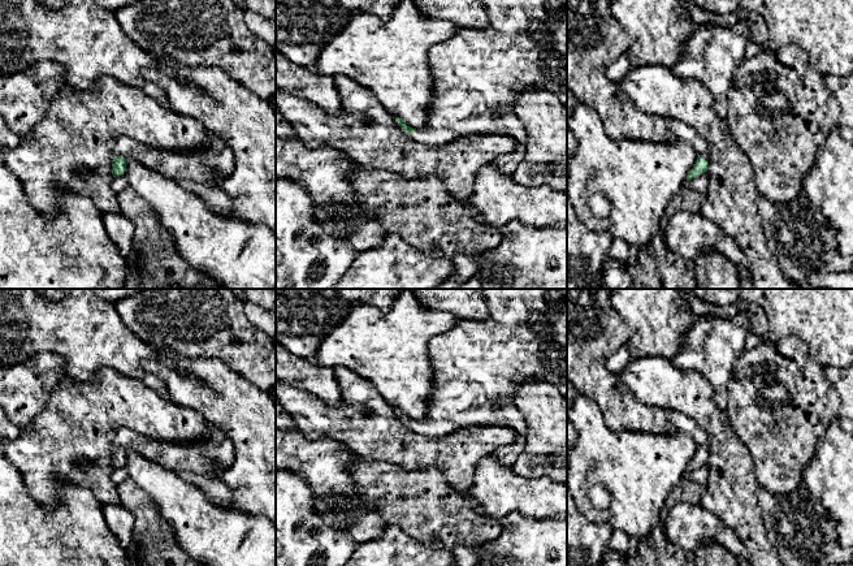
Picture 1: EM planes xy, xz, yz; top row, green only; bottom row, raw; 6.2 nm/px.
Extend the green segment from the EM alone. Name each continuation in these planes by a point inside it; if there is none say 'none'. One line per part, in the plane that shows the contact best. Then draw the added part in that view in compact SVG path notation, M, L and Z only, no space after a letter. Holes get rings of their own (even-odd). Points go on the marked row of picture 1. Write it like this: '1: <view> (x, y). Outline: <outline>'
1: xy (209, 165). Outline: M120 137L113 157L125 157L174 181L189 180L205 186L220 186L234 169L234 155L218 139L195 151L169 151L144 146L130 137Z

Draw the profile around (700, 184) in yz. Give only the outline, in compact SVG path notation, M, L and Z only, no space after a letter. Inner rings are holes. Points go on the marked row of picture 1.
M705 173L702 176L698 176L698 177L693 178L689 182L689 187L688 189L690 191L705 193L707 186L709 186L709 174Z

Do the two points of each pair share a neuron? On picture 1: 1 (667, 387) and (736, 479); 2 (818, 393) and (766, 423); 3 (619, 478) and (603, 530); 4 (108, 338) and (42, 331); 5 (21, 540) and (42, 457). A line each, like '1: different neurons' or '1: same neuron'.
1: same neuron
2: same neuron
3: different neurons
4: same neuron
5: different neurons

